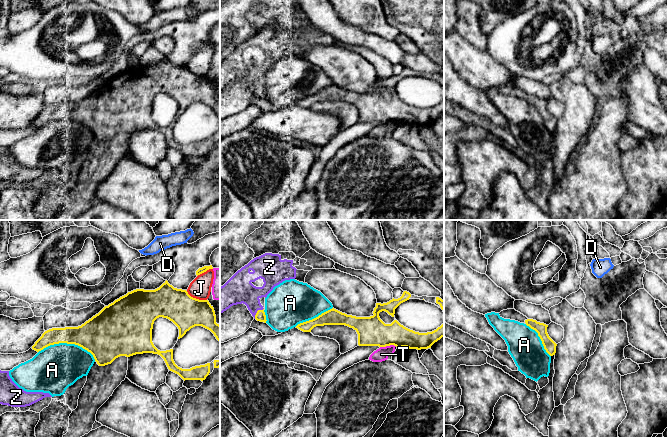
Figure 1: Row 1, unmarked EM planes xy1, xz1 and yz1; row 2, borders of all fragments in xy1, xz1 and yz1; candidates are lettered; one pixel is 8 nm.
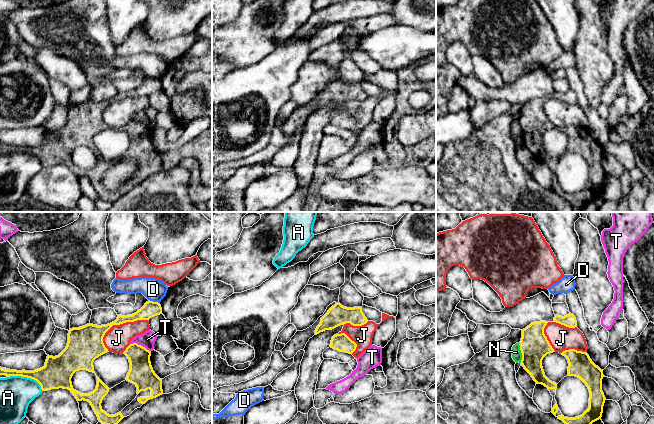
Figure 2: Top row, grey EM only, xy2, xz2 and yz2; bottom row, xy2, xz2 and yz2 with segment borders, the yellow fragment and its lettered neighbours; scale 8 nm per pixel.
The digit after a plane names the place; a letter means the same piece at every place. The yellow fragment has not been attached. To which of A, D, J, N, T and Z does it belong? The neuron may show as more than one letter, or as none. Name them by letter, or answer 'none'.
Z

